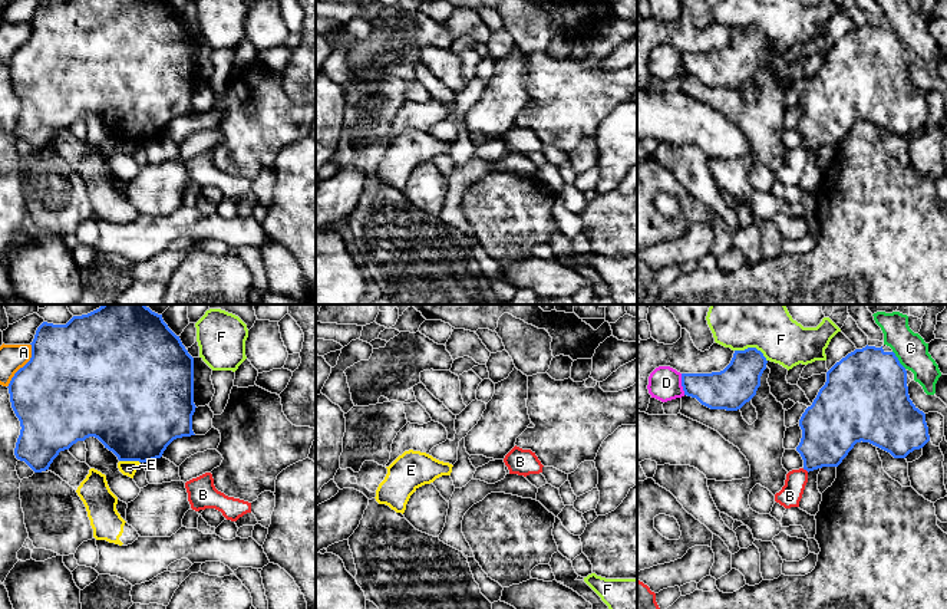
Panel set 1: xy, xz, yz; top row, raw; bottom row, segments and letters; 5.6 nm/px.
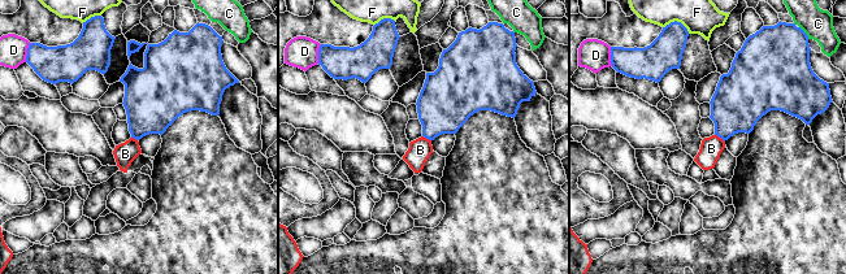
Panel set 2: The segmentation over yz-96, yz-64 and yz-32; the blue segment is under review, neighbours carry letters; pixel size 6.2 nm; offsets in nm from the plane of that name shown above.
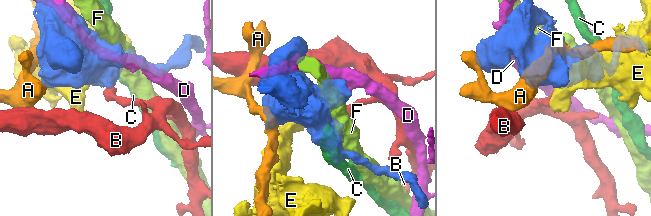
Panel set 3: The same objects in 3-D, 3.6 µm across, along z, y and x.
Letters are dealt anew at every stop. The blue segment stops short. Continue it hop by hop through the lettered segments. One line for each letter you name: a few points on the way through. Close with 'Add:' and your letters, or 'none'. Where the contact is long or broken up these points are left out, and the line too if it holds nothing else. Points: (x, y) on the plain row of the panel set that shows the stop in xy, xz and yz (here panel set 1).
Add: none

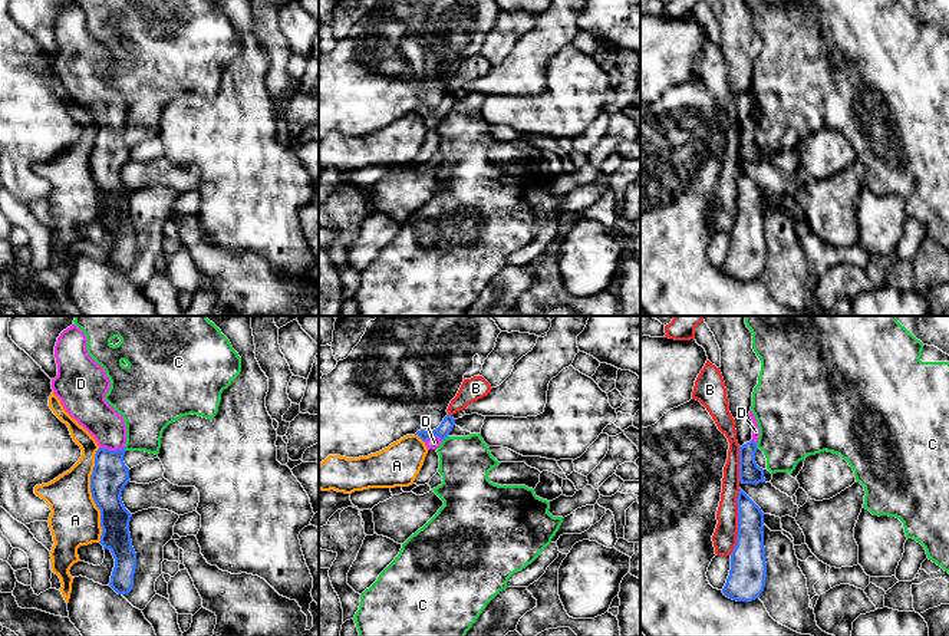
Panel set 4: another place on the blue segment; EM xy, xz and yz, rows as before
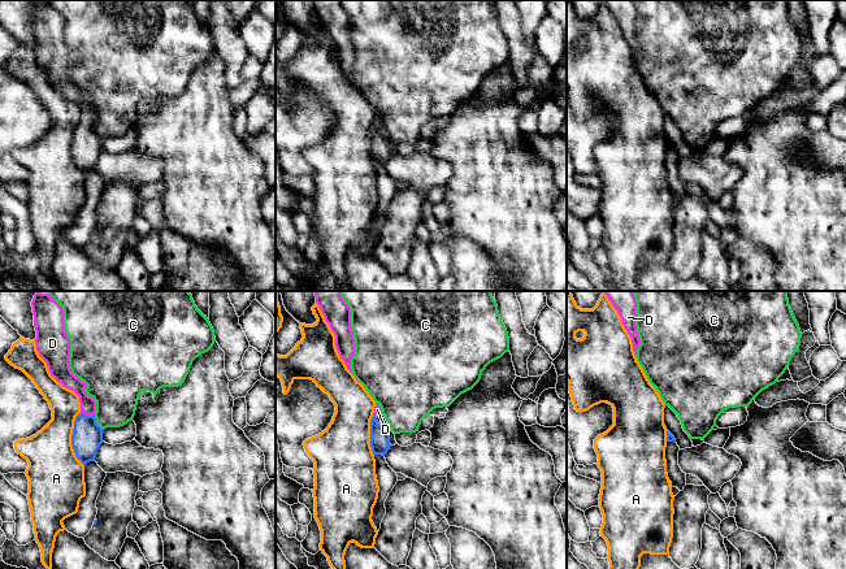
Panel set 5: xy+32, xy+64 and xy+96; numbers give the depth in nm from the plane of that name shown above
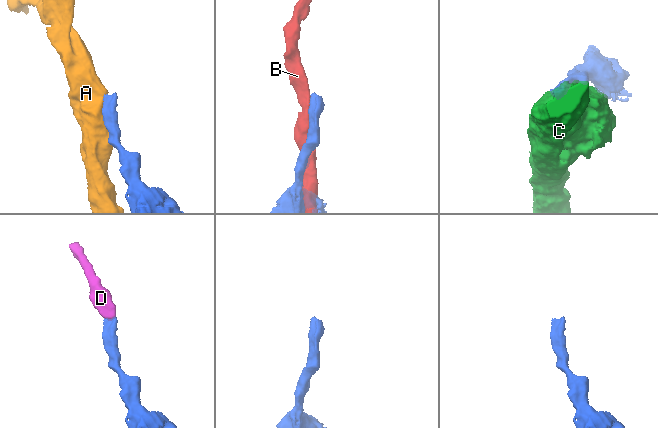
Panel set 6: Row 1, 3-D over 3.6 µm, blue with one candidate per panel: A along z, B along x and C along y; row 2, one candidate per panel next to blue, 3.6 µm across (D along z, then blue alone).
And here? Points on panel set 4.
D: across xy (109, 155), (112, 129), (109, 108), (92, 91)
Add: D

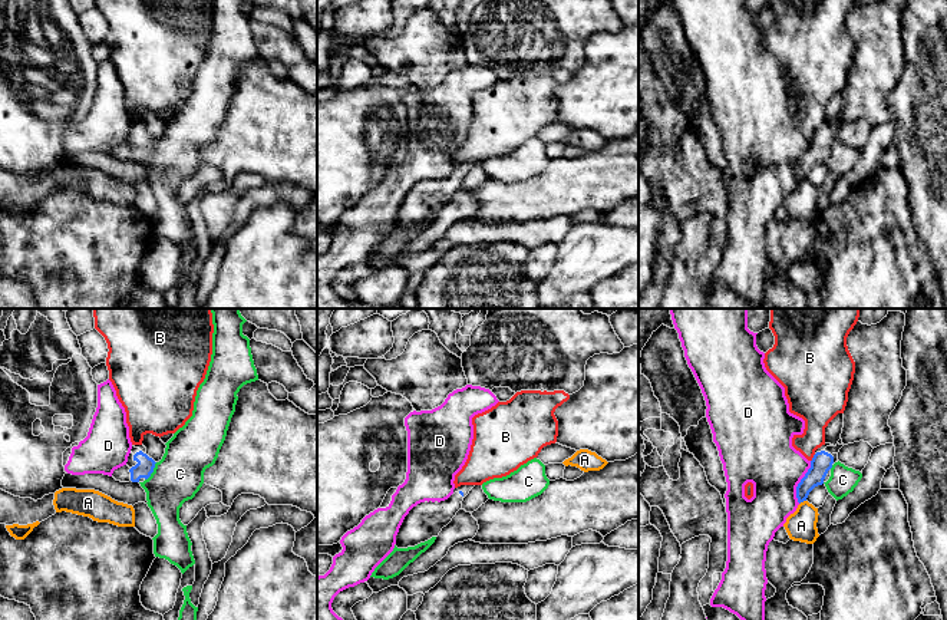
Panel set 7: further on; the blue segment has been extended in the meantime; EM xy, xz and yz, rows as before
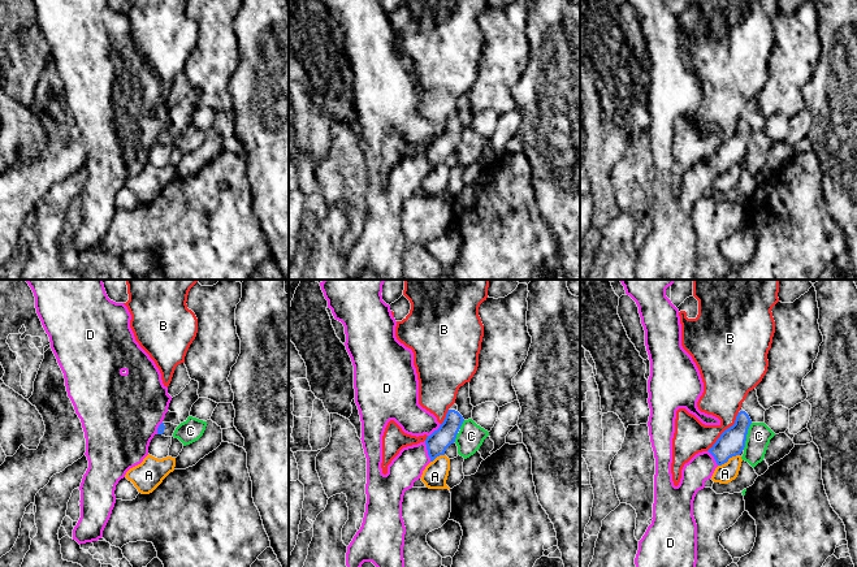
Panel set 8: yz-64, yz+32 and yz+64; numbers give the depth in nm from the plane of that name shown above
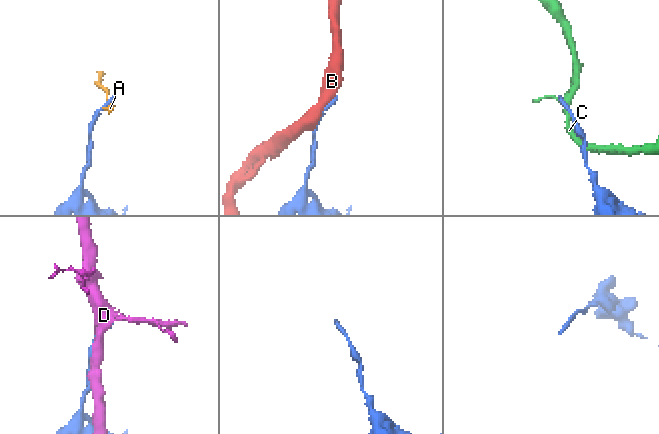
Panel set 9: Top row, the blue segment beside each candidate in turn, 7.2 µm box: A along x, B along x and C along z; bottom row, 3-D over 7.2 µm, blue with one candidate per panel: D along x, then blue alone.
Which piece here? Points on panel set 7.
Add: none

